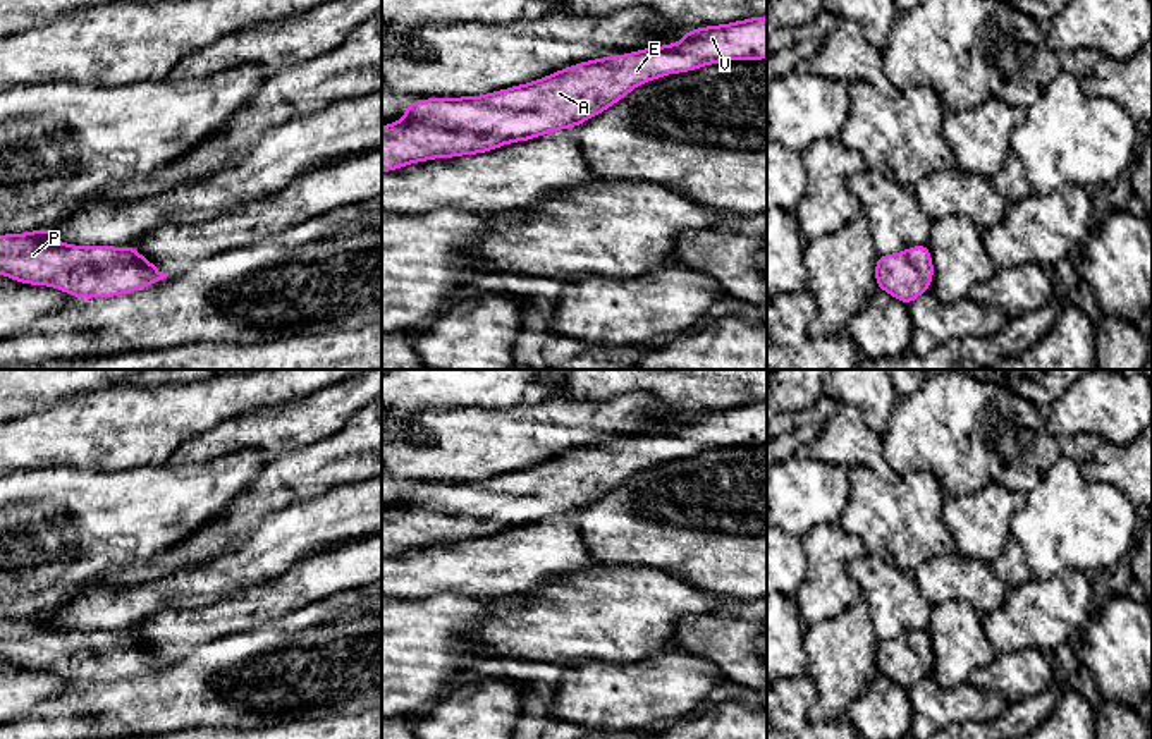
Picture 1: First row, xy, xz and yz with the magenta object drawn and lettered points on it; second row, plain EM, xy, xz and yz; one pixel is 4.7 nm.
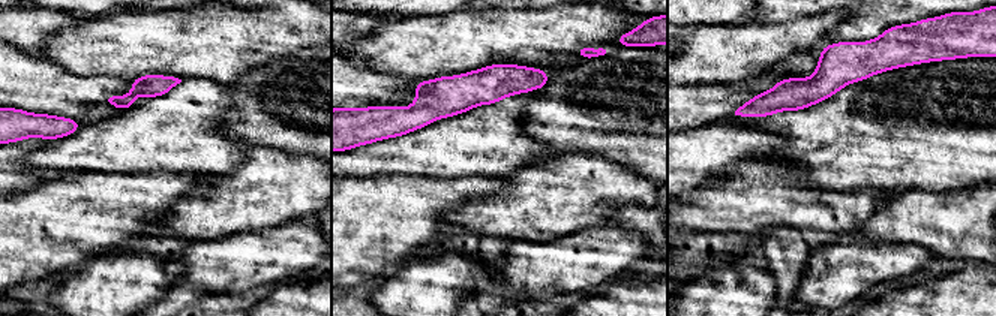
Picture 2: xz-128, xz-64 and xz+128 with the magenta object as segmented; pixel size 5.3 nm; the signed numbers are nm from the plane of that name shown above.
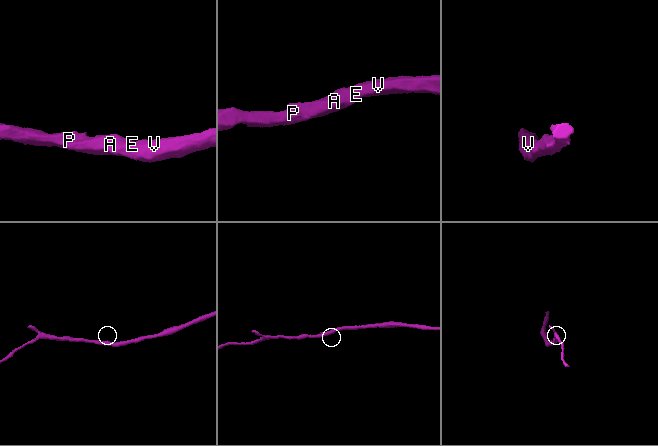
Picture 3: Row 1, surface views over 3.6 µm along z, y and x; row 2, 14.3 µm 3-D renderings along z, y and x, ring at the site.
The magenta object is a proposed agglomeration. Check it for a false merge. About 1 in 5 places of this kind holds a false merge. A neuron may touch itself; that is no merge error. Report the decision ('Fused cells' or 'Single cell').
Single cell

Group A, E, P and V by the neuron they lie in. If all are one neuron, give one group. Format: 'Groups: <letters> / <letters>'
Groups: A E P V

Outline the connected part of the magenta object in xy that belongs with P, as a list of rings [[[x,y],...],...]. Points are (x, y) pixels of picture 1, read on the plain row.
[[[52,612],[0,620],[0,660],[83,684],[117,682],[169,662],[134,631],[72,631],[58,627]]]

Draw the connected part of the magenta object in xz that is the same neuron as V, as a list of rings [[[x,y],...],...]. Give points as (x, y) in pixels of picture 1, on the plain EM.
[[[767,400],[689,414],[674,430],[574,449],[528,469],[481,481],[409,486],[399,507],[382,512],[382,557],[425,545],[487,538],[502,529],[530,526],[557,514],[573,514],[616,490],[646,466],[726,445],[762,443],[767,443]]]

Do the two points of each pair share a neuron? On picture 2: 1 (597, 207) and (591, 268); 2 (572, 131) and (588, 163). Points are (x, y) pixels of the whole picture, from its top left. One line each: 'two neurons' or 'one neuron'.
1: two neurons
2: two neurons

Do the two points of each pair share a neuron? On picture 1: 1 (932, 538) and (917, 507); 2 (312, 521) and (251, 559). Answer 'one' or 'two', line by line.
1: one
2: one

